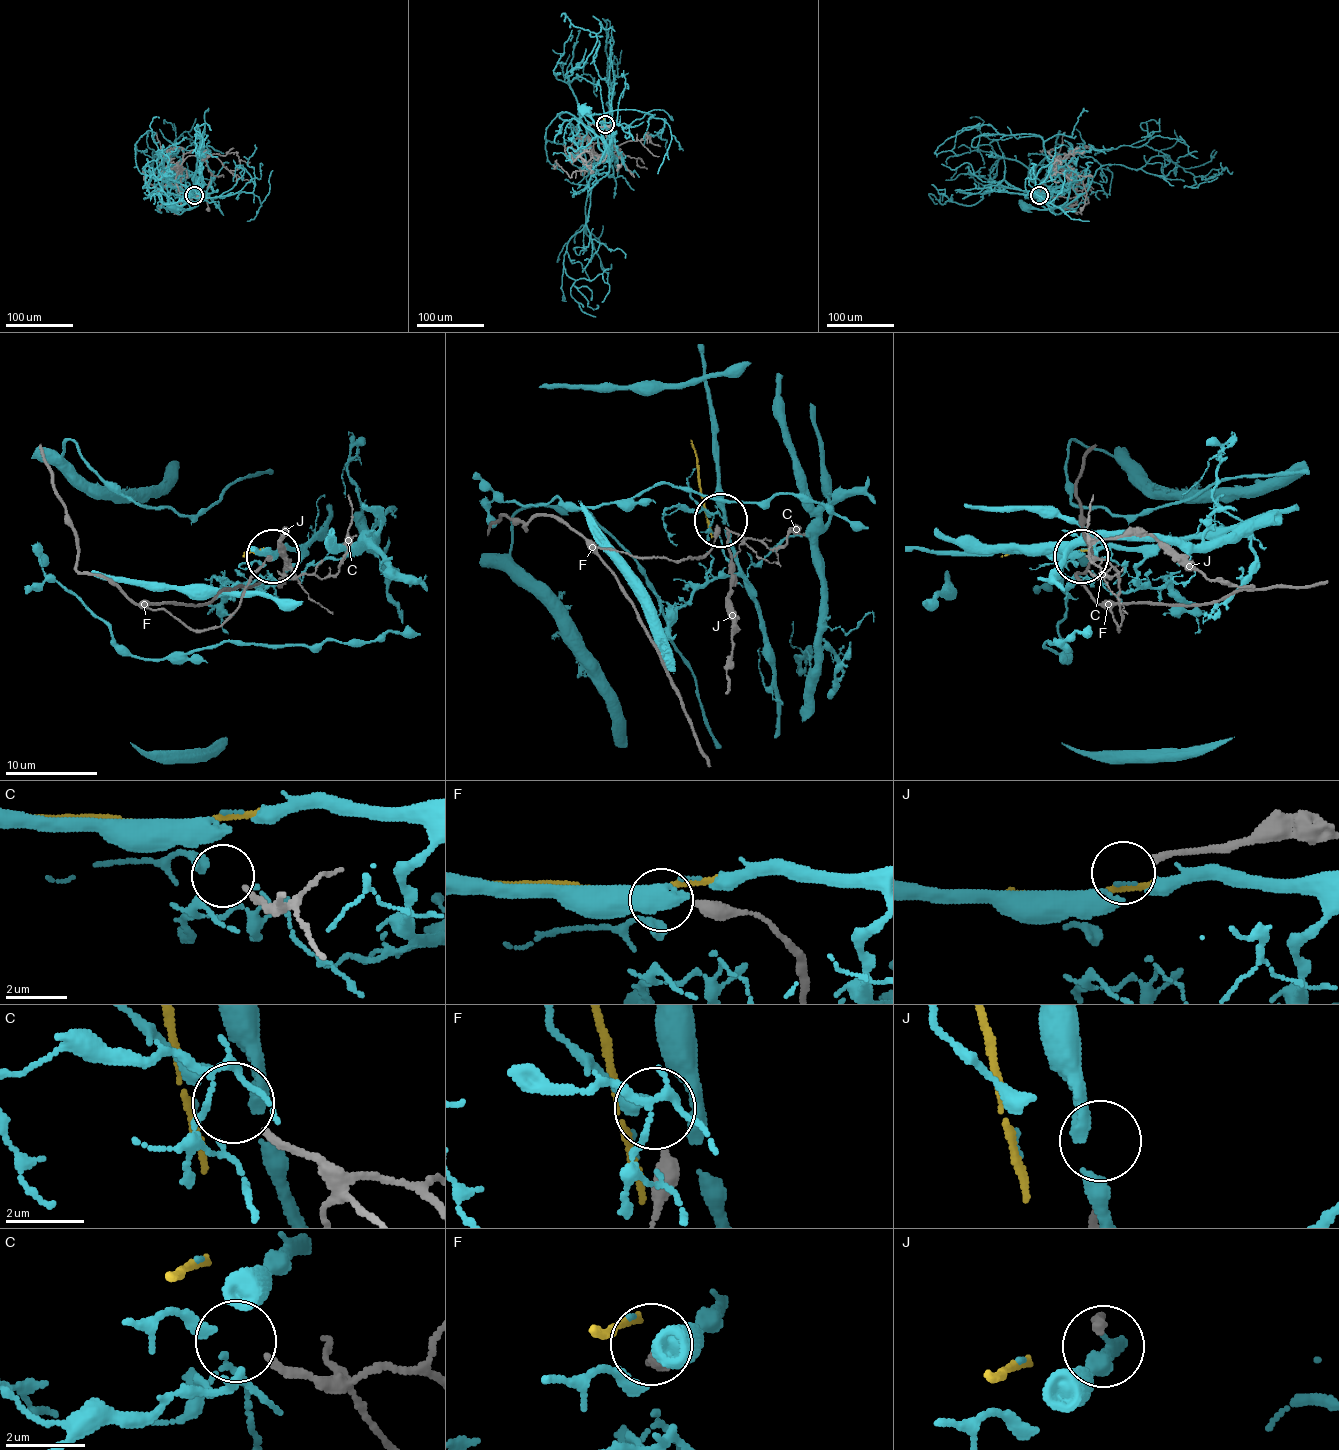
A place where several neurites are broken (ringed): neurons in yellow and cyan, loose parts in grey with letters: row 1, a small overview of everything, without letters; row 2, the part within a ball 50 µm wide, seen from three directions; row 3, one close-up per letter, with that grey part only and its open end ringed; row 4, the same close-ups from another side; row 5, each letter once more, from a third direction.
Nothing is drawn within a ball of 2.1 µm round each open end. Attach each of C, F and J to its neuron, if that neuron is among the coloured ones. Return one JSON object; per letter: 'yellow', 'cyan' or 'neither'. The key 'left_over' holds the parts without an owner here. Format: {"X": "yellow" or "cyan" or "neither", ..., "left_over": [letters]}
{"C": "neither", "F": "neither", "J": "neither", "left_over": ["C", "F", "J"]}

